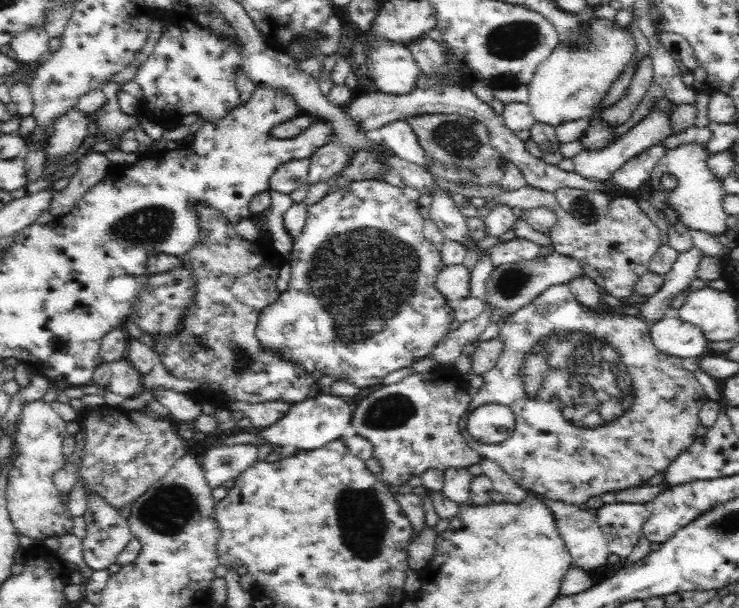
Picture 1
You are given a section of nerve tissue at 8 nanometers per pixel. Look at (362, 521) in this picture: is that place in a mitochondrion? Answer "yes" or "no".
yes

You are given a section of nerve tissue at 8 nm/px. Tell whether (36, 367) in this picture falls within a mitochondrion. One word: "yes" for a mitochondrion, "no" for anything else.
no

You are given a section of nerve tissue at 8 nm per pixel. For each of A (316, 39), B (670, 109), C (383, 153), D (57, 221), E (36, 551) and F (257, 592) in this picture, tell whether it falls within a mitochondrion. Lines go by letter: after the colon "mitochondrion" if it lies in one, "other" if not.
A: mitochondrion
B: other
C: other
D: other
E: other
F: other

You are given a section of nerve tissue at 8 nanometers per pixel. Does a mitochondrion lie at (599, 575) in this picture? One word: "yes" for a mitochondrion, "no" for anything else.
no

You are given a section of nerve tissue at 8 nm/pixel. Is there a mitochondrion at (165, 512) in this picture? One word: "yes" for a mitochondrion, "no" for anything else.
yes

